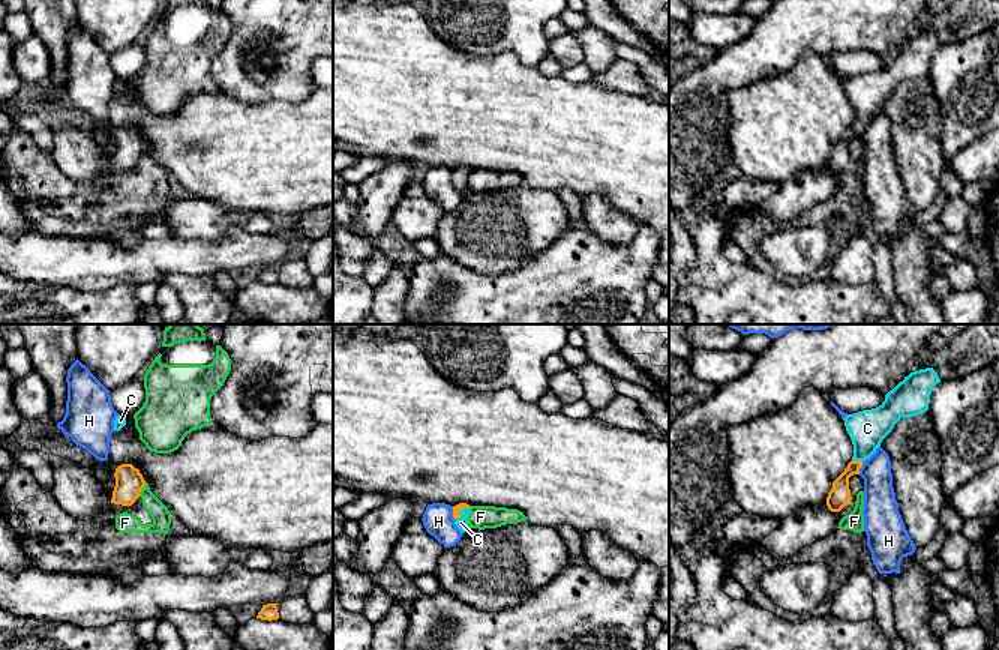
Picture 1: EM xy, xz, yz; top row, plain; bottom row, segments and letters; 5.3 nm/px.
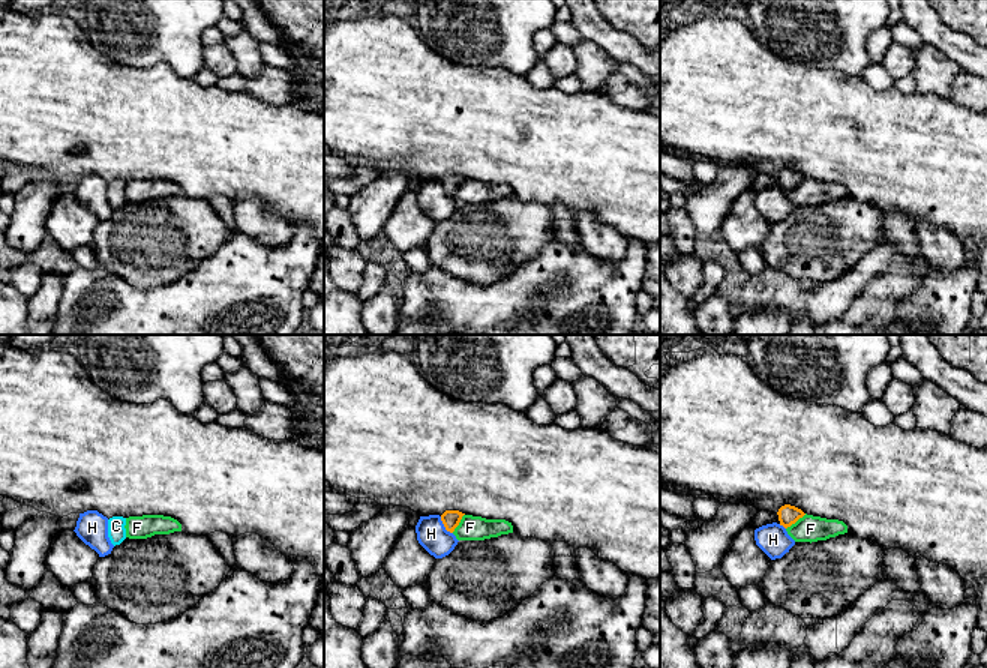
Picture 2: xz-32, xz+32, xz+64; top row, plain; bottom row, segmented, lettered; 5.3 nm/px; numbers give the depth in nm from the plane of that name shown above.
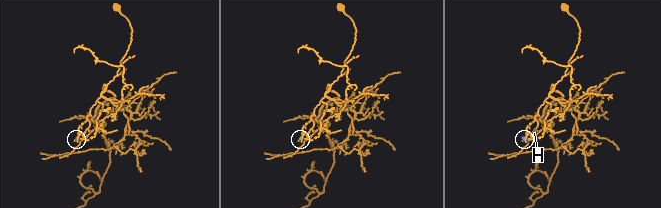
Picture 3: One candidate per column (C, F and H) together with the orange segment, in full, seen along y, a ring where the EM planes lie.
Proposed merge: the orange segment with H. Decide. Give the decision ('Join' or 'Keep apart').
Keep apart

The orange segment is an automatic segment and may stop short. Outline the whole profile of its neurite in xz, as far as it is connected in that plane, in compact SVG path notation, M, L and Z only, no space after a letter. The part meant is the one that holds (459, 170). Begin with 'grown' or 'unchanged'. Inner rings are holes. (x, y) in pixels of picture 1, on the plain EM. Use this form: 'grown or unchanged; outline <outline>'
grown; outline M459 167L459 168L453 170L454 188L462 197L470 194L468 183L466 183L466 180L470 177L470 171L471 170L466 167Z

